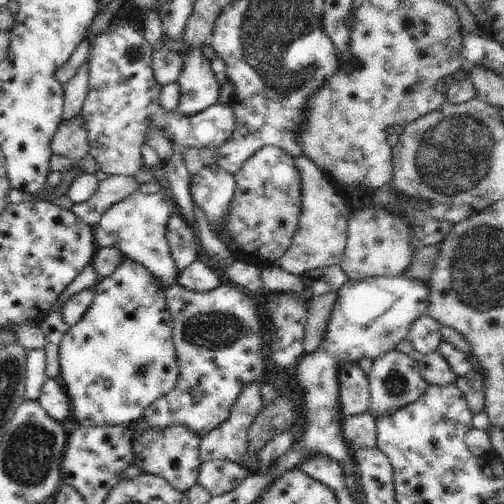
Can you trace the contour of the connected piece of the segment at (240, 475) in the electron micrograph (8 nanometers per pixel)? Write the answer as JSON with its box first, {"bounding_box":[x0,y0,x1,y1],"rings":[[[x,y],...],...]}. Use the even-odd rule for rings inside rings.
{"bounding_box":[197,460,248,497],"rings":[[[229,460],[203,461],[199,468],[197,483],[205,488],[211,497],[217,497],[238,488],[245,478],[248,470],[237,462]]]}

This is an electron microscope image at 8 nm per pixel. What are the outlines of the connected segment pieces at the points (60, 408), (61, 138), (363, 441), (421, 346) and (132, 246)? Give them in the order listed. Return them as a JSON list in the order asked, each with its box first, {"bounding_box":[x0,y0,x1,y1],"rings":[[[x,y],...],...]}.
[{"bounding_box":[37,379,71,423],"rings":[[[47,379],[40,388],[40,396],[37,401],[44,408],[46,414],[59,423],[63,423],[71,414],[70,399],[66,396],[65,388],[59,379]]]},{"bounding_box":[52,115,90,165],"rings":[[[82,115],[72,118],[70,122],[60,123],[52,137],[52,152],[68,157],[76,165],[90,150],[87,136]]]},{"bounding_box":[342,411,377,453],"rings":[[[368,411],[344,418],[342,436],[351,453],[377,448],[376,419]]]},{"bounding_box":[406,315,443,355],"rings":[[[428,315],[422,316],[414,322],[406,339],[411,346],[421,355],[437,351],[443,338],[440,332],[442,325]]]},{"bounding_box":[93,190,180,292],"rings":[[[160,190],[152,194],[140,194],[134,191],[102,214],[100,222],[93,226],[96,247],[97,249],[106,246],[118,248],[128,260],[138,262],[146,270],[150,270],[152,276],[158,278],[160,288],[166,292],[175,284],[180,272],[176,268],[166,240],[166,226],[172,212],[175,211],[175,201],[167,191]]]}]

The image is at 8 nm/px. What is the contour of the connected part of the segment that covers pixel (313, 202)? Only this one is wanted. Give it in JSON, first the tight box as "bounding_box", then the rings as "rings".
{"bounding_box":[278,156,352,274],"rings":[[[306,156],[294,158],[294,166],[300,172],[302,187],[302,212],[298,222],[298,230],[292,237],[288,250],[279,258],[278,266],[291,274],[306,274],[310,270],[339,265],[347,242],[348,222],[352,209],[345,199],[337,193],[325,174],[314,166],[314,162]]]}

